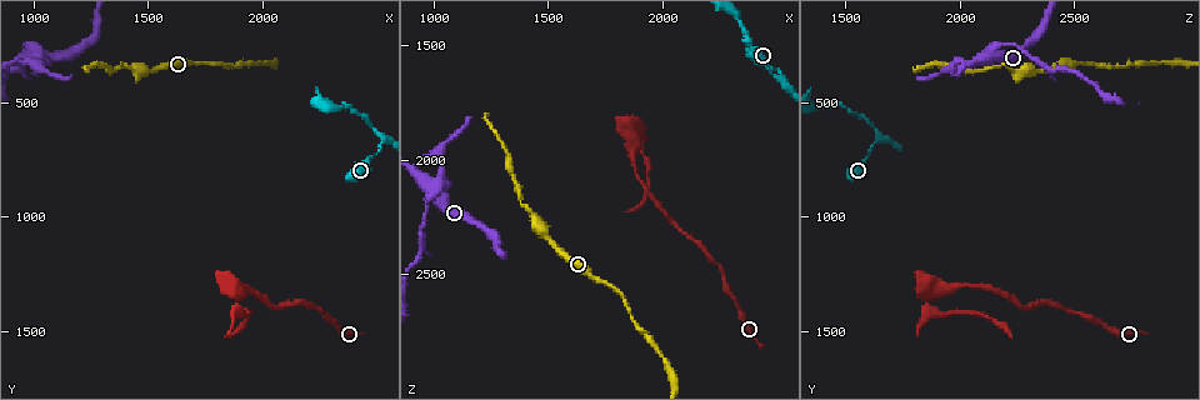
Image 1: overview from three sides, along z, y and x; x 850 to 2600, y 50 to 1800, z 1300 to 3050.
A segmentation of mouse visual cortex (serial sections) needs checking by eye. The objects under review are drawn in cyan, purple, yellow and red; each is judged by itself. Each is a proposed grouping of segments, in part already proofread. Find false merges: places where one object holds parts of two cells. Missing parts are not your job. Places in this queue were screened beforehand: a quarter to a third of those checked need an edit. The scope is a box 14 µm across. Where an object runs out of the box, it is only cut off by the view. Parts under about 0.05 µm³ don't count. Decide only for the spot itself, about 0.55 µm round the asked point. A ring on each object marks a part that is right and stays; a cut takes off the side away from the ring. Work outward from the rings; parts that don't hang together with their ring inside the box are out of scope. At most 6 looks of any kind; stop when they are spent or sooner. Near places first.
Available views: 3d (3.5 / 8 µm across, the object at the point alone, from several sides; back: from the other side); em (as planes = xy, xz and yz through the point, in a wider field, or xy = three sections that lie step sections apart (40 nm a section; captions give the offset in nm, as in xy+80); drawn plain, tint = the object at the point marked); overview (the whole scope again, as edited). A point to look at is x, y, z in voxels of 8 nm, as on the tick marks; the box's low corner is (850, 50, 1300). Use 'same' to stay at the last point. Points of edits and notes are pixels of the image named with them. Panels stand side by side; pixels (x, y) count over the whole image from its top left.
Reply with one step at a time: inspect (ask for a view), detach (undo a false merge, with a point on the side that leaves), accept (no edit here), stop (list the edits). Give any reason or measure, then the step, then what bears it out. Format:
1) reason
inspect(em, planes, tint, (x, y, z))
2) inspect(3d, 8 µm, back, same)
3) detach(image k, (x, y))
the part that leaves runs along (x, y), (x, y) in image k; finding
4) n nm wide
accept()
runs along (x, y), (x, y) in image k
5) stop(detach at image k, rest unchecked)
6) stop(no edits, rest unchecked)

inspect(3d, 3.5 µm, (1860, 1310, 1870))

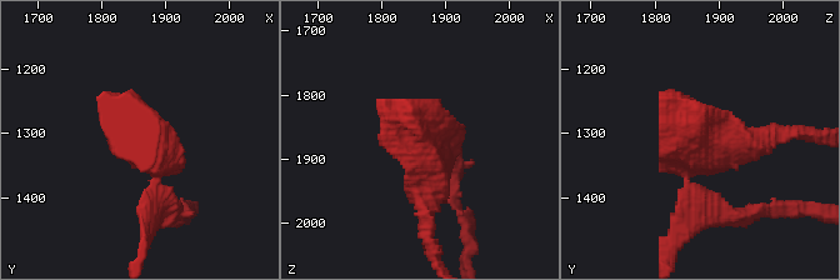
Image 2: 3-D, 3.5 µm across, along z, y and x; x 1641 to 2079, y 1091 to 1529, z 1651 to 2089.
inspect(em, xy, step 3, tint, (1870, 1310, 1875))

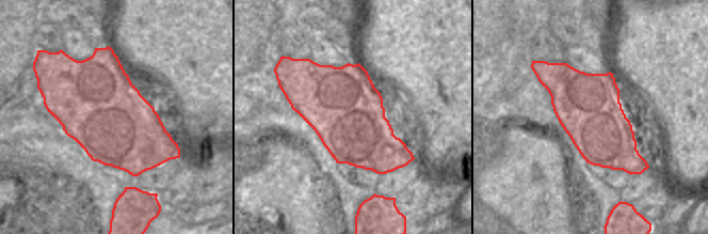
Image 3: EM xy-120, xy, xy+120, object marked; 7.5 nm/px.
550 nm wide
detach(image 2, (680, 218))
the part that leaves runs along (685, 180), (724, 214), (784, 210) in image 2; two cells meet here

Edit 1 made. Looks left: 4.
inspect(overview)

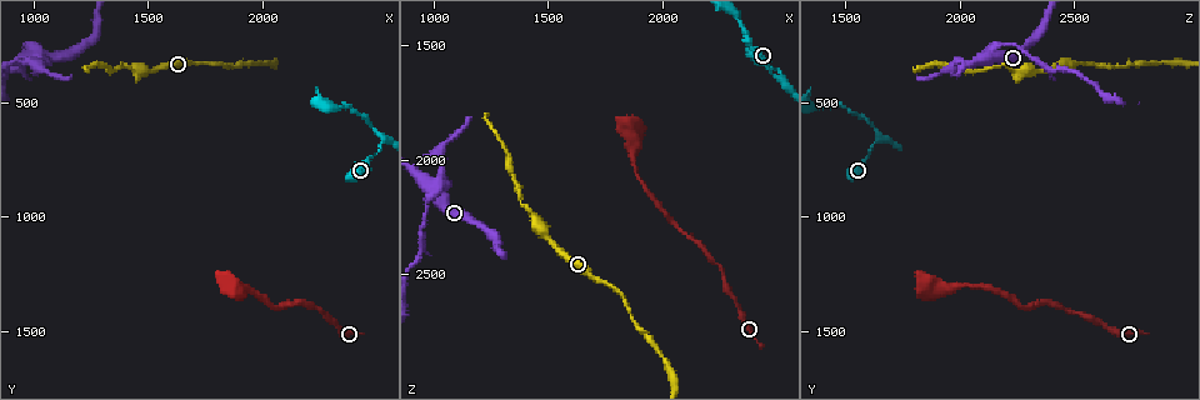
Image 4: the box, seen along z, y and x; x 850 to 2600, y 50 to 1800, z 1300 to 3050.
narrows sharply
inspect(3d, 3.5 µm, (2510, 690, 1630))

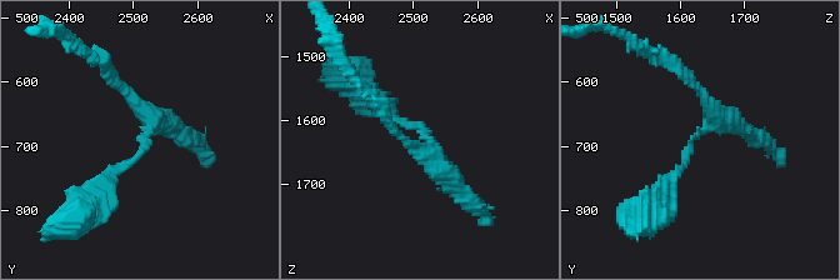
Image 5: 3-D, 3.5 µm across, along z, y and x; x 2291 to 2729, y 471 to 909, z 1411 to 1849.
3 arms; arms of 150, 250, 250 nm
inspect(em, xy, step 2, tint, (2520, 685, 1615))

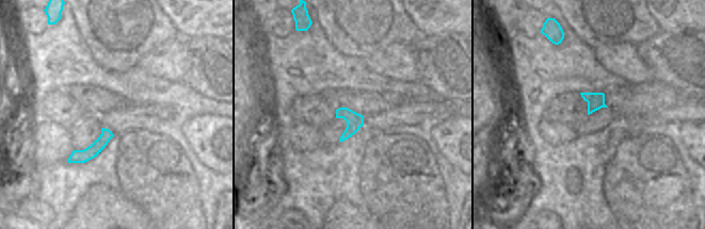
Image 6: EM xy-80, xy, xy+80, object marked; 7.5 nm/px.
accept()
runs along (109, 133), (89, 153), (70, 160) in image 6; all the same cell

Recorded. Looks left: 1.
stop(detach at image 2, rest unchecked)

